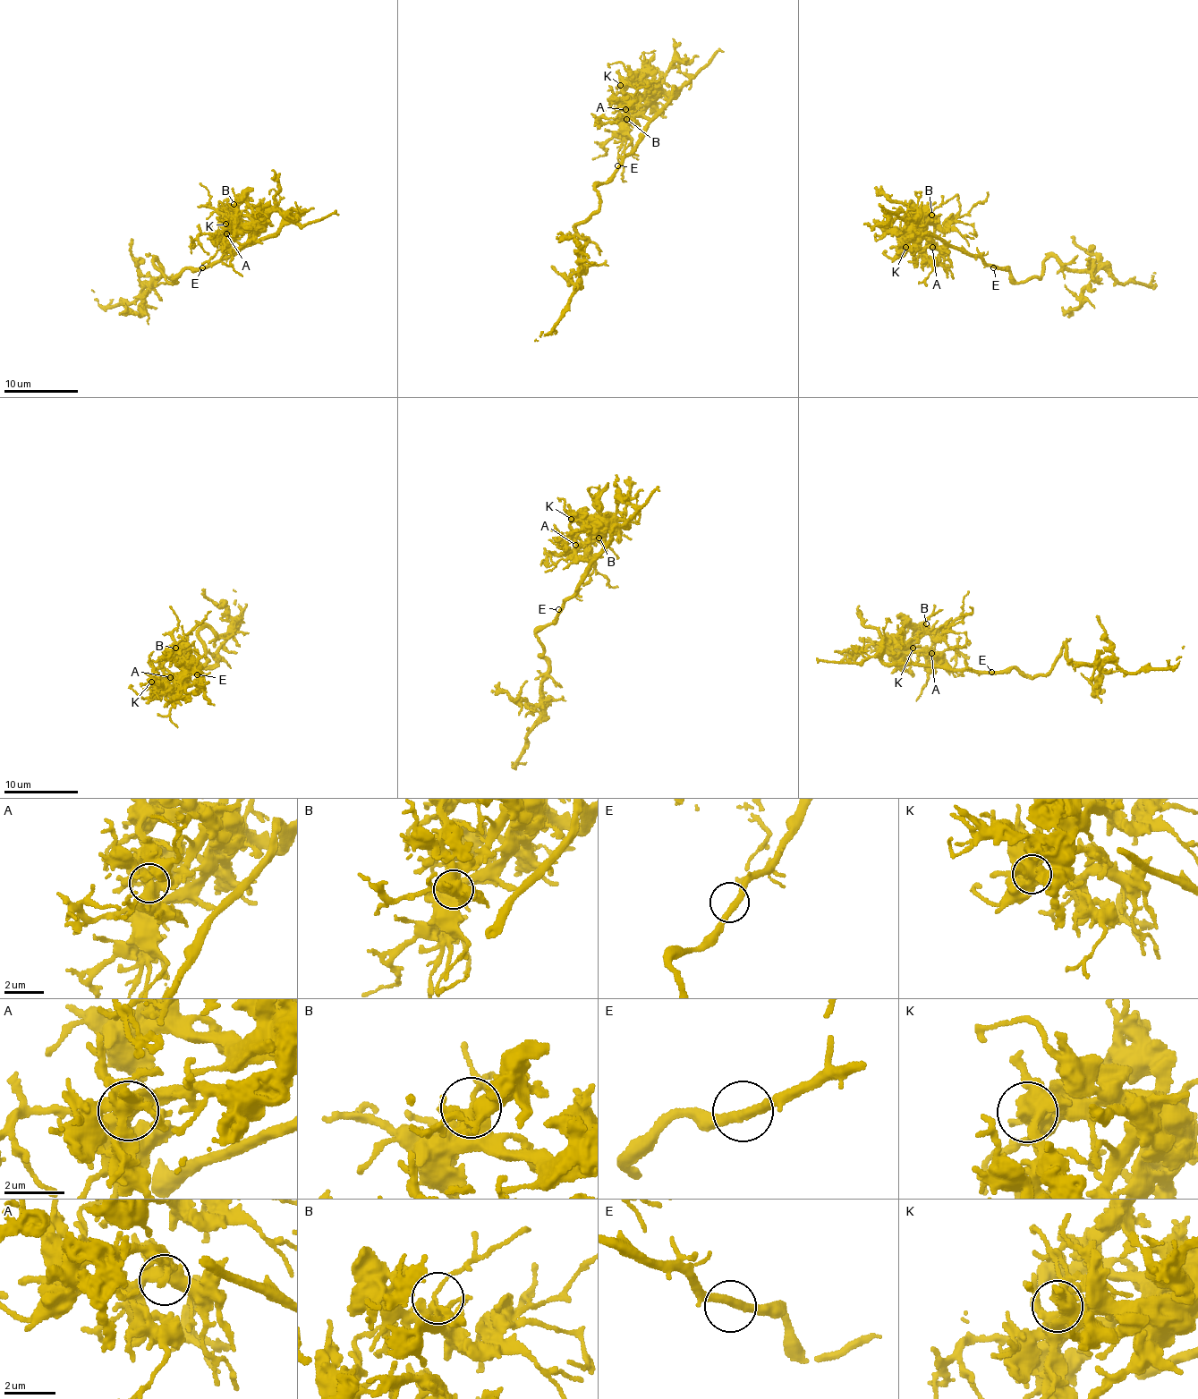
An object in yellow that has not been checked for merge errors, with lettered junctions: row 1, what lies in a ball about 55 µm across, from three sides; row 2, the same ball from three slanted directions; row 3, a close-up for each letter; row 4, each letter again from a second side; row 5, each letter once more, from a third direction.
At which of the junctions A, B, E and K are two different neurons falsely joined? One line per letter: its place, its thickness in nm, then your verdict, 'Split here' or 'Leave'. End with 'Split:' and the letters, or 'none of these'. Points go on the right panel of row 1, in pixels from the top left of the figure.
A: Place: (932, 247). Thickness 440 nm. Leave
B: Place: (931, 215). Thickness 150 nm. Leave
E: Place: (993, 267). Thickness 320 nm. Leave
K: Place: (905, 247). Thickness 500 nm. Leave
Split: none of these

